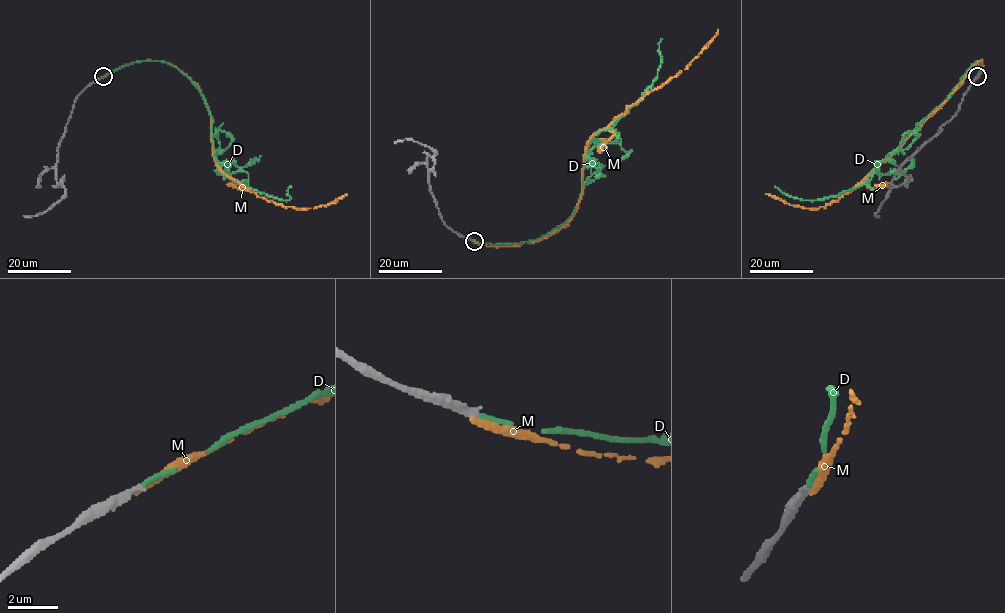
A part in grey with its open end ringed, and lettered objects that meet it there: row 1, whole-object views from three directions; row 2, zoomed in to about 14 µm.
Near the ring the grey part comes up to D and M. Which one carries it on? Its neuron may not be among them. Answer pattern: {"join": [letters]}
{"join": ["D"]}

